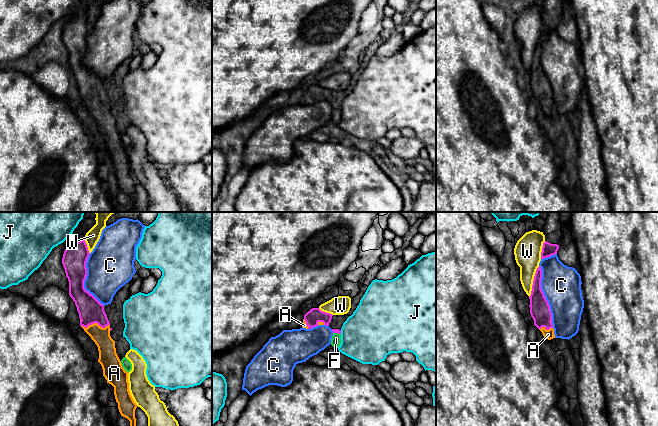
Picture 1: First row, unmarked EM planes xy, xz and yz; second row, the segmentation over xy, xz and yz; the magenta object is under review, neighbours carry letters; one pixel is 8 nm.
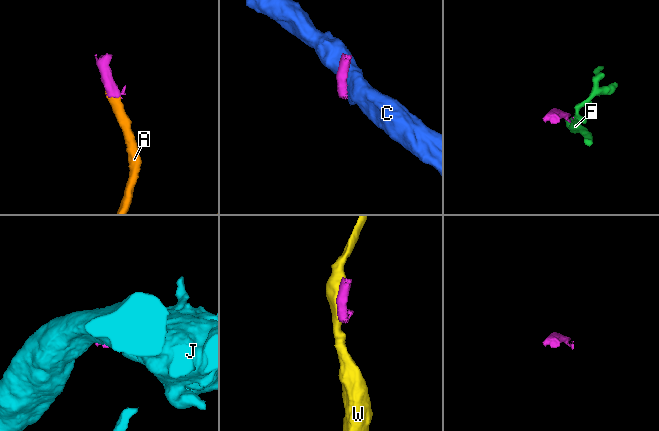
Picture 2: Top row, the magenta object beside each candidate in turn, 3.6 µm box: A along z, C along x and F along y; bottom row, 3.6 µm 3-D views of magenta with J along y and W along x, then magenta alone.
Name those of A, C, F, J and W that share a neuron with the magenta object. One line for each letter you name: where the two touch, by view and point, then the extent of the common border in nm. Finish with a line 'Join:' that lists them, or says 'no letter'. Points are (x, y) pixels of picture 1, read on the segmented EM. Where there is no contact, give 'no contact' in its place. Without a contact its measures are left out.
A: meets magenta in xy at (95, 322); contact 240 nm long
Join: A

